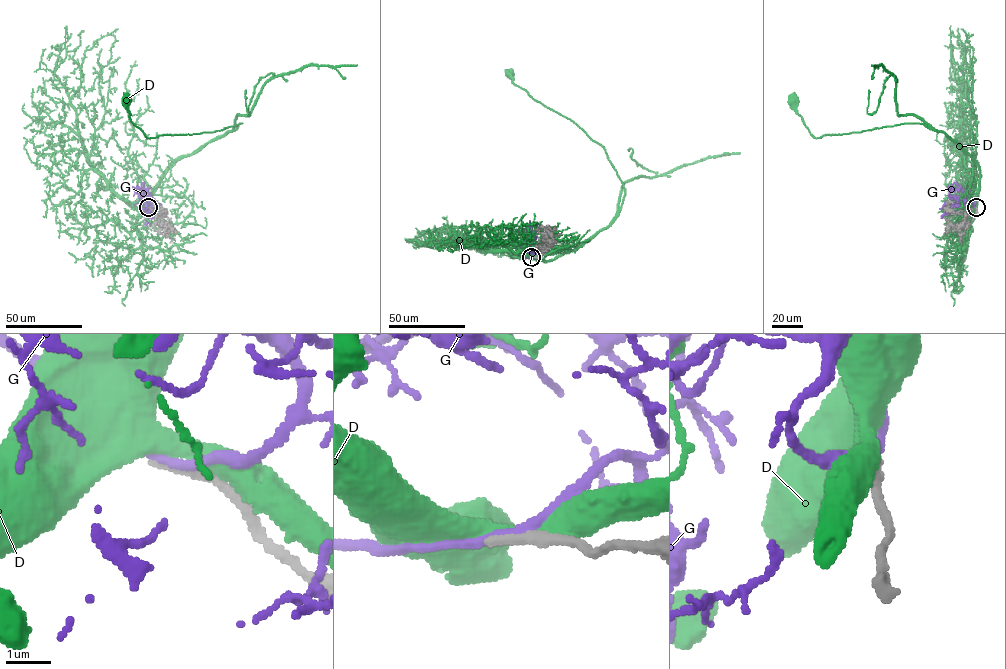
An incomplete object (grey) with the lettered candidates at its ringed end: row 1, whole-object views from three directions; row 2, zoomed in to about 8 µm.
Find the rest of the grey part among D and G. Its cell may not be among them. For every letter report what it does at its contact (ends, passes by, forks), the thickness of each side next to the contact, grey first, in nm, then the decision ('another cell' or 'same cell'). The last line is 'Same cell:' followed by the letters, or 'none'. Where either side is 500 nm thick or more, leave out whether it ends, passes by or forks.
D: calibres 320 and 500 nm; another cell
G: it passes by; calibres 320 and 240 nm; same cell
Same cell: G

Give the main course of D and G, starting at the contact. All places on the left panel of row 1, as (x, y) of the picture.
D: (149, 207), (151, 191), (173, 164), (235, 130), (242, 123), (214, 131), (147, 138), (131, 121), (126, 99)
G: (148, 207), (152, 205), (150, 202), (144, 204), (138, 199), (141, 189), (137, 188), (133, 196)

